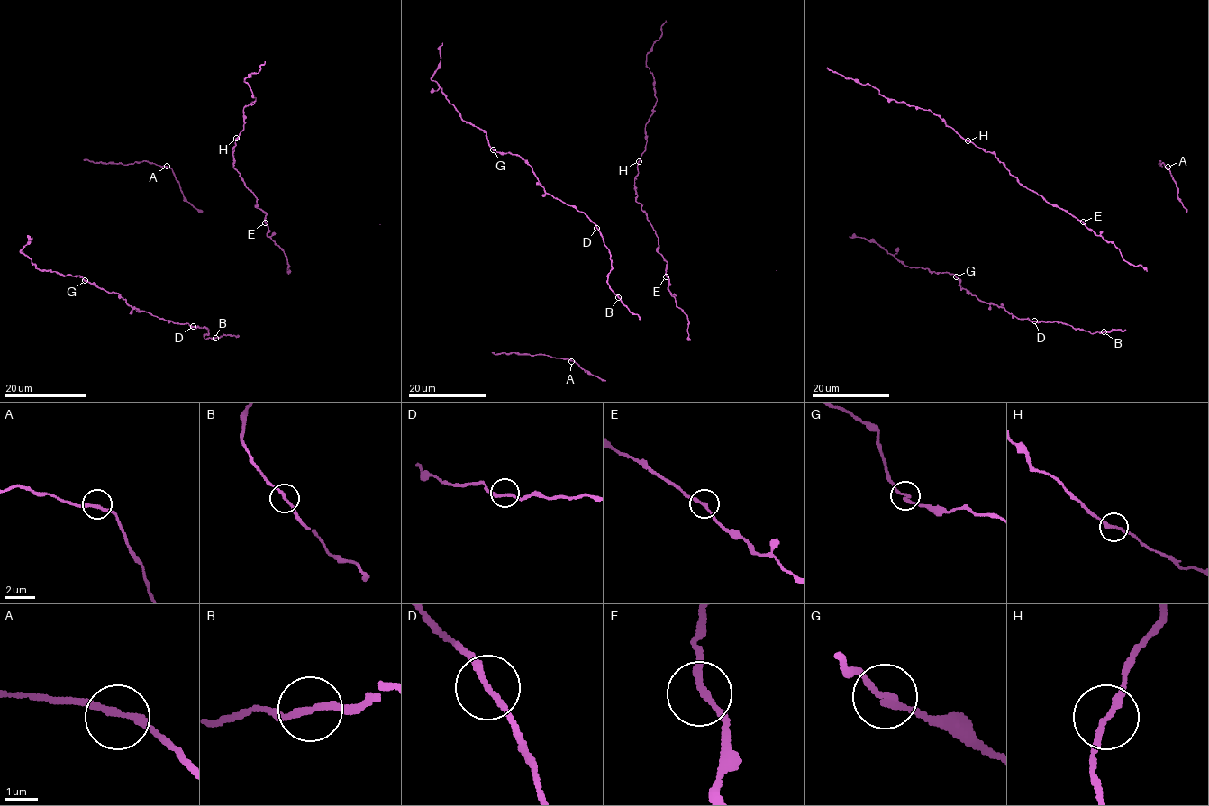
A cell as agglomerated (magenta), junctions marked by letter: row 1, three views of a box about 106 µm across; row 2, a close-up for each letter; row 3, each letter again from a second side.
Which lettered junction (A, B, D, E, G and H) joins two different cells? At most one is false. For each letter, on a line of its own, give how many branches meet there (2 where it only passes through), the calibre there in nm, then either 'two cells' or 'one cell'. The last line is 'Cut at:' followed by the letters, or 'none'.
A: 2 | 200 nm | one cell
B: 2 | 180 nm | one cell
D: 2 | 190 nm | one cell
E: 2 | 190 nm | one cell
G: 2 | 190 nm | one cell
H: 2 | 190 nm | one cell
Cut at: none

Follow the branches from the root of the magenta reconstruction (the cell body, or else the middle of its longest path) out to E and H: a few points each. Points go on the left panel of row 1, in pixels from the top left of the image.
E: (288, 274), (285, 254), (268, 236), (268, 225), (265, 222)
H: (288, 274), (284, 252), (267, 233), (266, 213), (257, 207), (256, 197), (233, 167), (232, 149), (236, 138)

